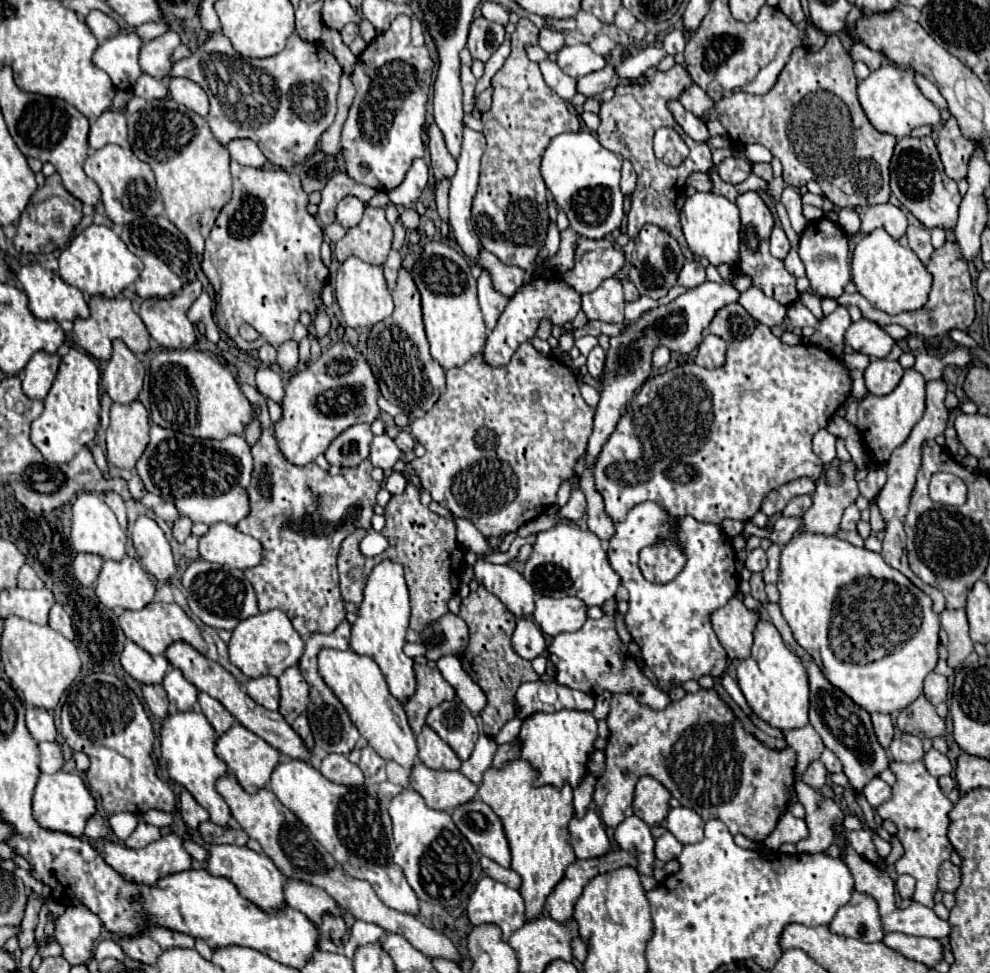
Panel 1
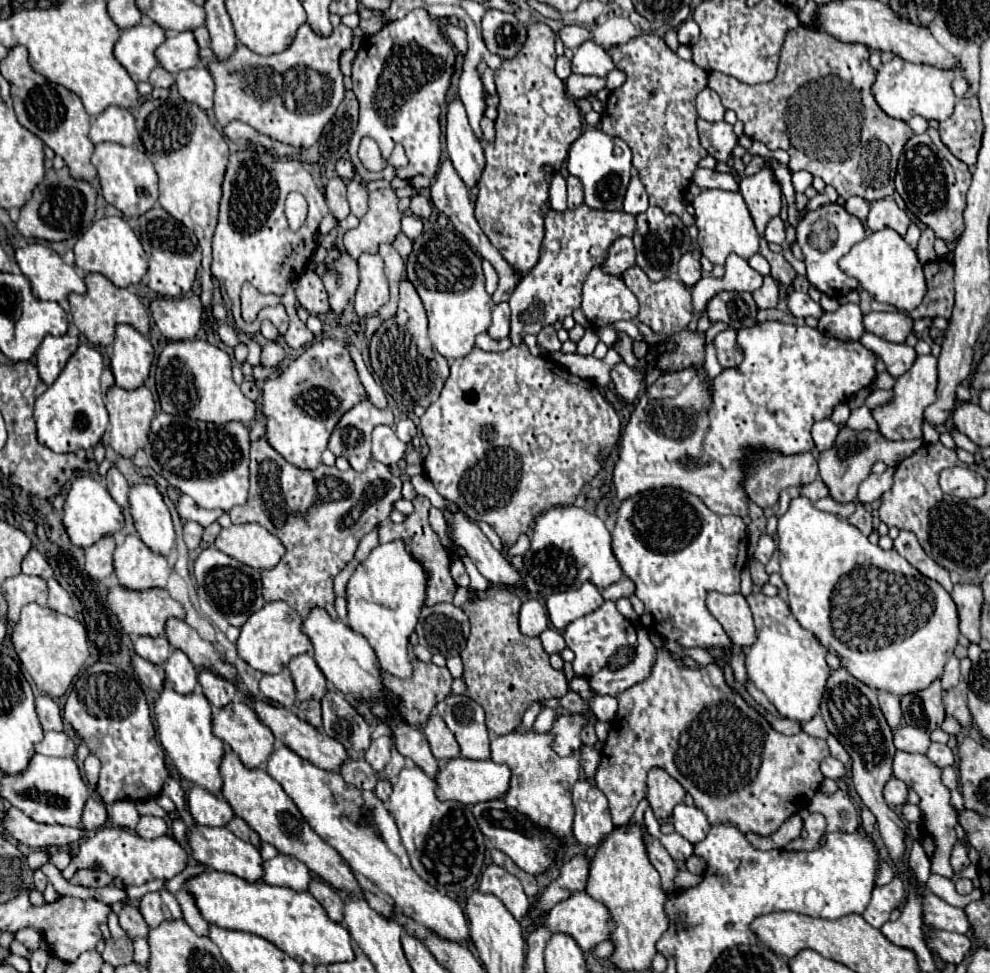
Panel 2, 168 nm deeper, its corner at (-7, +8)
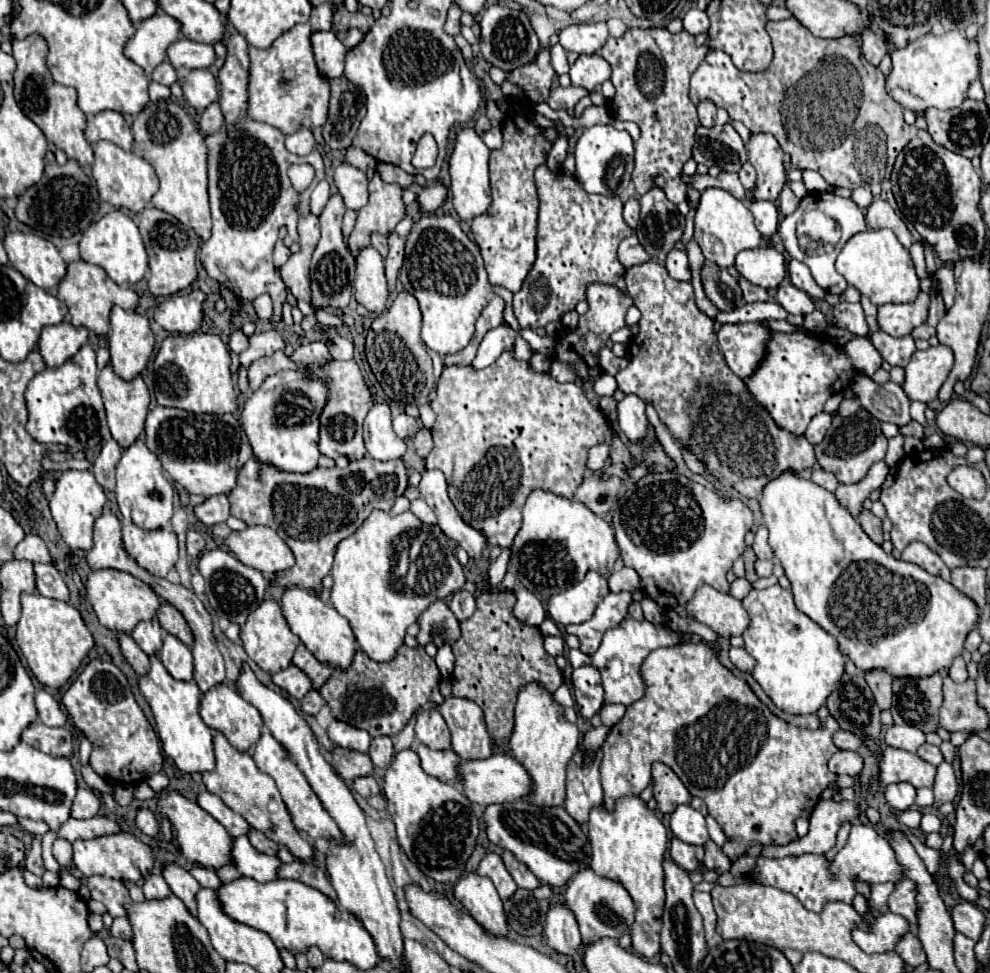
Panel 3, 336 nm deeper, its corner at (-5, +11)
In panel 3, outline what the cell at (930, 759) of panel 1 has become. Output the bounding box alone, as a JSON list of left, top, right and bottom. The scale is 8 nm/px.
[916,743,944,765]

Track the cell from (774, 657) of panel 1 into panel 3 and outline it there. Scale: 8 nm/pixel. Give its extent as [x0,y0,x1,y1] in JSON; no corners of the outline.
[742,583,848,715]

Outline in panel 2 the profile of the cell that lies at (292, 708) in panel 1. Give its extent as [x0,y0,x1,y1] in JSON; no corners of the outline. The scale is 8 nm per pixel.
[288,654,328,706]

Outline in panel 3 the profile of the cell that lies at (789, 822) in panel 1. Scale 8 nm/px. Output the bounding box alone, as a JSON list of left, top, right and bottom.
[765,799,860,857]

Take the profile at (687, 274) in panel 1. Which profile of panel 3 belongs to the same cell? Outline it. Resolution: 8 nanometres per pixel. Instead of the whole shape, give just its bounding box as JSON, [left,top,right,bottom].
[666,249,690,281]

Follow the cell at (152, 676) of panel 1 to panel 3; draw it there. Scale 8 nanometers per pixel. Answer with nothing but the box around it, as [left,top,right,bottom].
[132,617,164,655]

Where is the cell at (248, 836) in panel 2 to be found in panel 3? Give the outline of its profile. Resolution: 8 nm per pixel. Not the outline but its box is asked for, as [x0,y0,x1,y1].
[248,829,278,855]

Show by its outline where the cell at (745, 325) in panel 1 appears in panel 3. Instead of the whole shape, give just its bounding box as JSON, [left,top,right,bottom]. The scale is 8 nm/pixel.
[702,263,744,311]

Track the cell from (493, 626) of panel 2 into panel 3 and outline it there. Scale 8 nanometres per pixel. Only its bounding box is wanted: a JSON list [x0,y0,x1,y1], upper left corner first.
[452,591,562,749]

